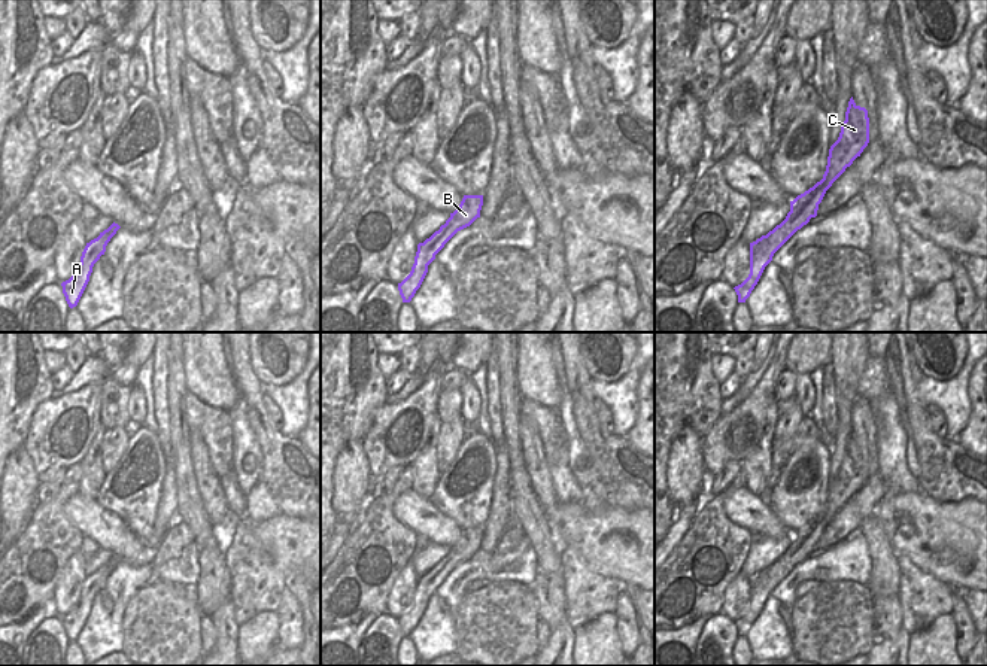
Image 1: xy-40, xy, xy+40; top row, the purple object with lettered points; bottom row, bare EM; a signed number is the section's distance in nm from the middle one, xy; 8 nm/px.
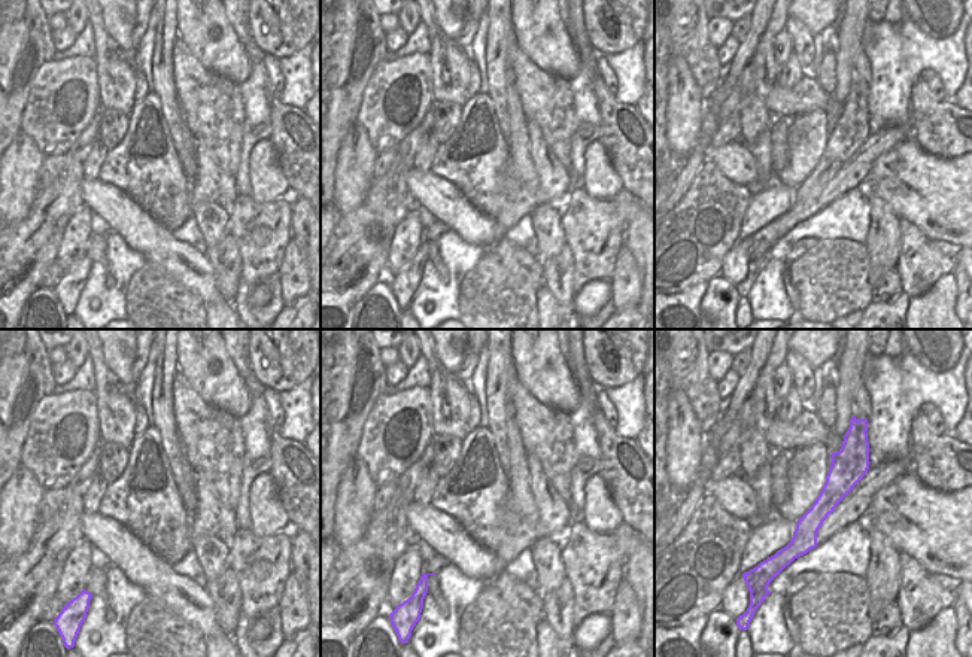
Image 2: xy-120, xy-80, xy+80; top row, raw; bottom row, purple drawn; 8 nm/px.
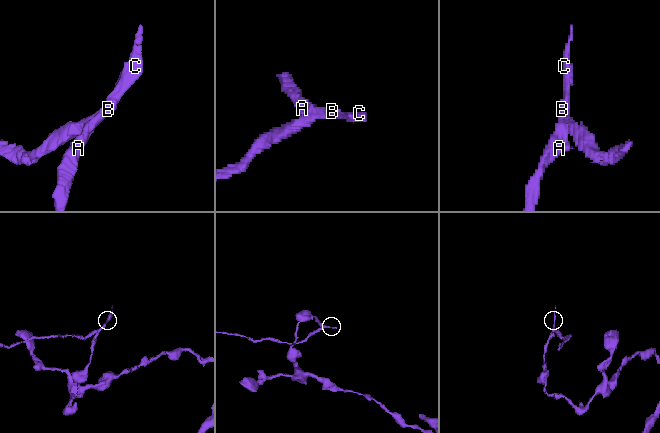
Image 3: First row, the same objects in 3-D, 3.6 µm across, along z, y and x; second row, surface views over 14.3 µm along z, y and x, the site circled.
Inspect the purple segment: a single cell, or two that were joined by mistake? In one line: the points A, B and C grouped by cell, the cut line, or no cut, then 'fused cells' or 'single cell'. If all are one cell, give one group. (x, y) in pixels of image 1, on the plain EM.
groups A / B C; cut xy+40 (750, 586), (762, 581), (771, 590); fused cells

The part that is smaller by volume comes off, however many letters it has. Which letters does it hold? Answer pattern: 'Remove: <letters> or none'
Remove: B, C

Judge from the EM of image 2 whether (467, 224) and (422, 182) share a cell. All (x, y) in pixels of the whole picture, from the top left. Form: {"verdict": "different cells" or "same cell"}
{"verdict": "same cell"}

